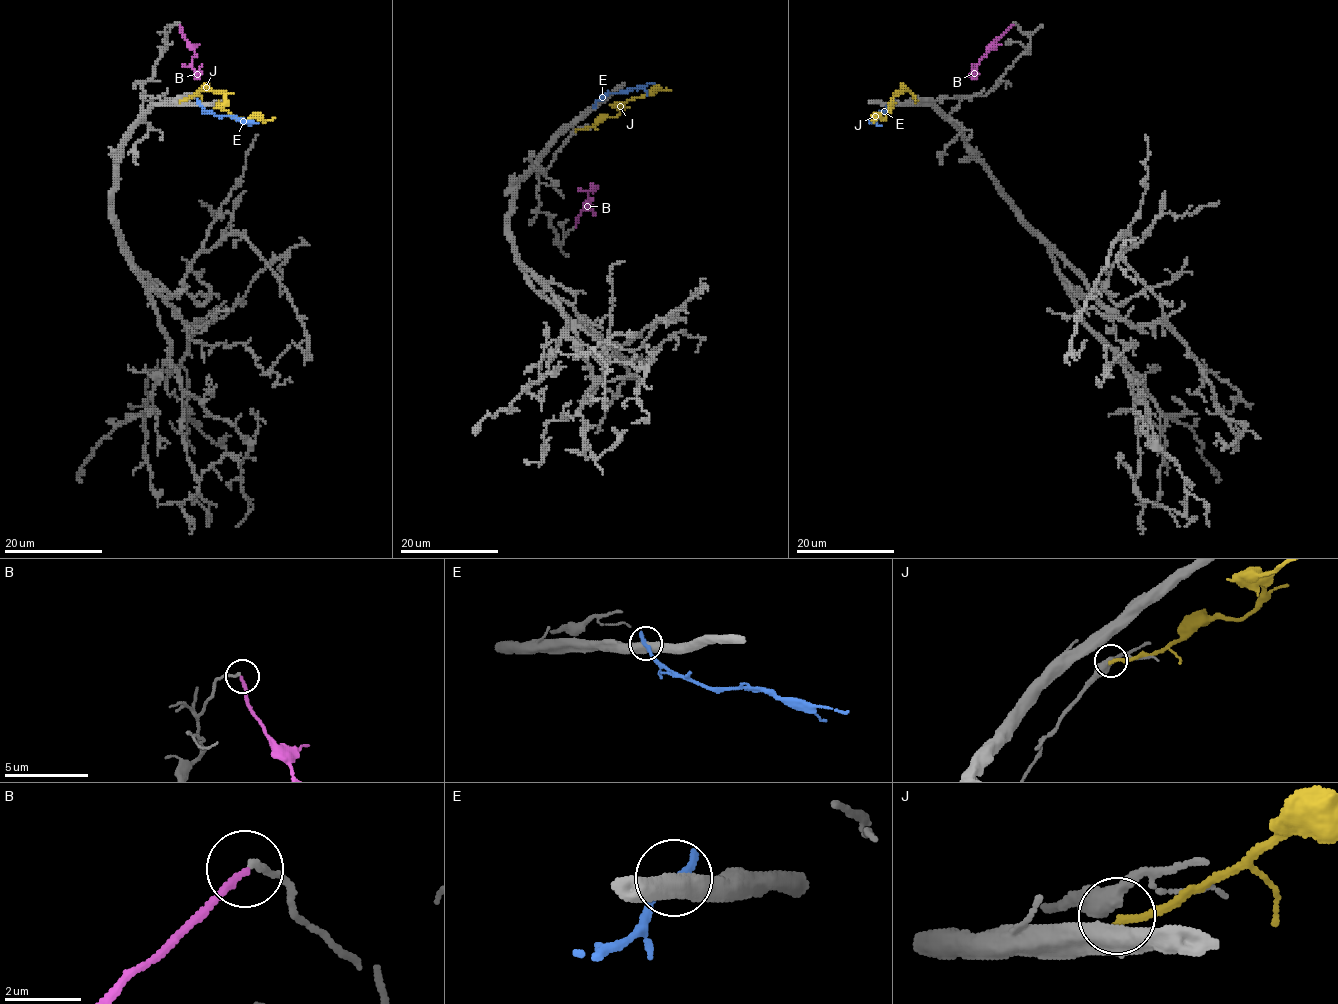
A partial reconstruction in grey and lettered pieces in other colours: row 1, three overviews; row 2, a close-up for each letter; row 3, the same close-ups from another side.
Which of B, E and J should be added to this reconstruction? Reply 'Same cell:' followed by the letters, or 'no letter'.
Same cell: no letter

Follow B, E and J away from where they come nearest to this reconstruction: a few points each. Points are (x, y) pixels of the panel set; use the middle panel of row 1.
B: (575, 227), (576, 218), (590, 202), (587, 191), (598, 186)
E: (594, 104), (609, 93), (654, 83)
J: (576, 130), (592, 127), (605, 118), (615, 116), (619, 107), (631, 99), (659, 88), (670, 91)

